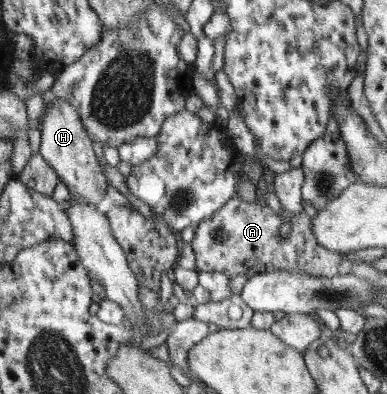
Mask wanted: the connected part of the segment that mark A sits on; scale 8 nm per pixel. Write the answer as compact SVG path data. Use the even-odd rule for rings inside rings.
M234 196L216 215L202 220L195 227L192 243L196 258L196 271L220 272L229 277L247 274L256 264L265 264L282 271L306 271L314 276L331 277L339 272L356 270L358 262L347 259L345 254L330 252L322 248L308 228L300 228L296 224L290 238L280 242L278 228L282 224L282 216L274 214L269 205L250 206L248 202Z

